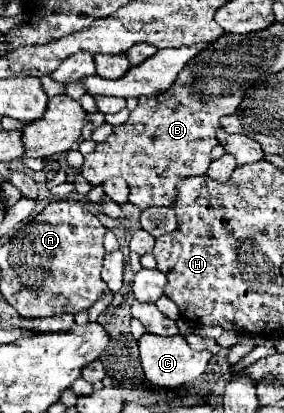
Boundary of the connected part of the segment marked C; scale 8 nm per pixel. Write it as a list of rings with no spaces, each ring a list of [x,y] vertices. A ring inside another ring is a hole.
[[[144,334],[138,340],[138,346],[140,346],[140,362],[144,366],[144,374],[146,374],[148,382],[158,386],[158,388],[178,388],[186,382],[196,380],[198,376],[202,376],[206,372],[206,366],[212,358],[210,350],[202,350],[202,352],[192,350],[186,344],[184,336],[180,336],[180,334],[168,336],[168,338],[154,336],[154,334]]]

